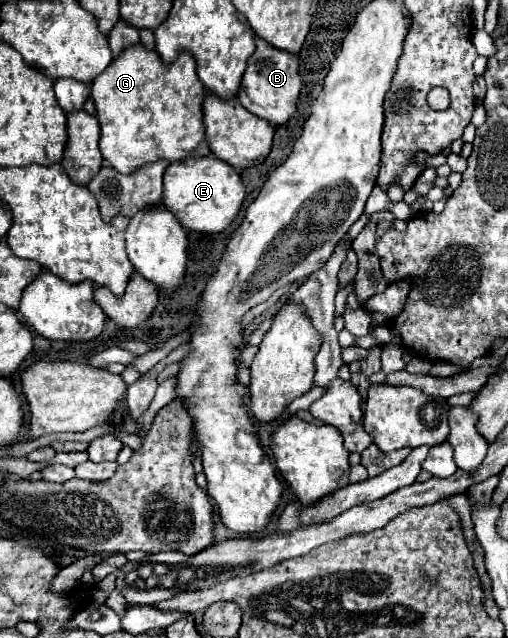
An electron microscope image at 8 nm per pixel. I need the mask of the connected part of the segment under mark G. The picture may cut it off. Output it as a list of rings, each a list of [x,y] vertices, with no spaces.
[[[142,43],[126,47],[90,87],[96,117],[102,127],[100,151],[106,163],[120,173],[132,173],[150,161],[168,159],[172,163],[190,155],[196,157],[200,143],[202,153],[198,155],[208,155],[210,149],[204,141],[202,125],[204,93],[204,85],[196,75],[196,61],[188,51],[180,53],[168,65],[154,49]]]

